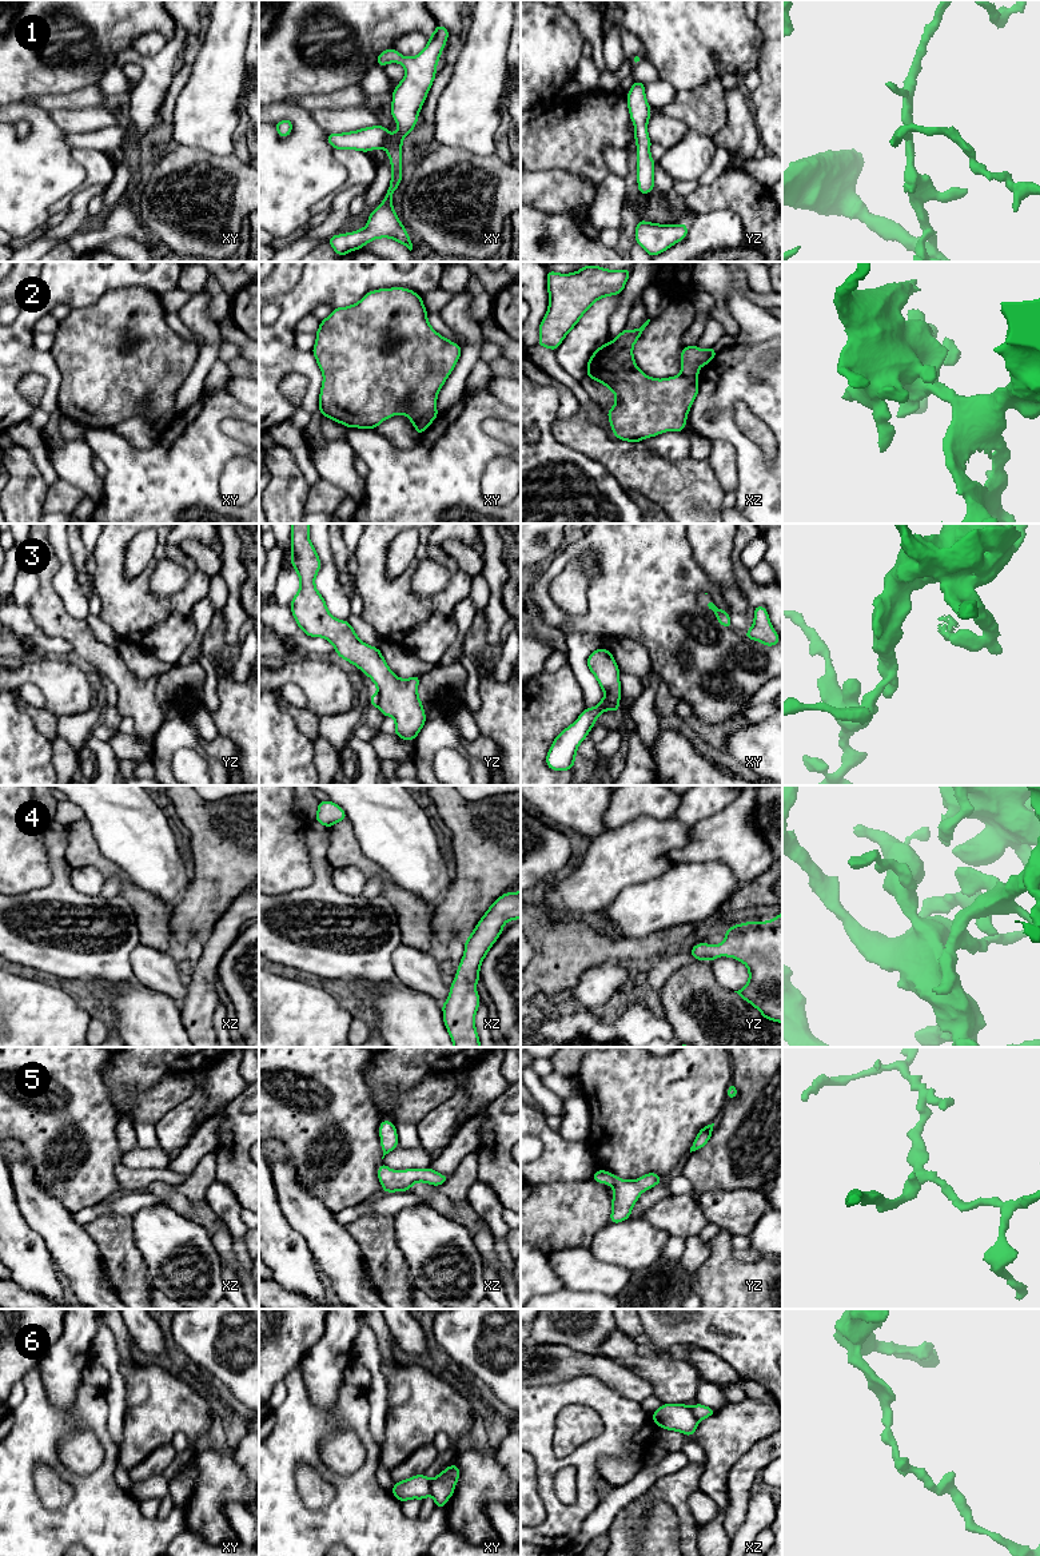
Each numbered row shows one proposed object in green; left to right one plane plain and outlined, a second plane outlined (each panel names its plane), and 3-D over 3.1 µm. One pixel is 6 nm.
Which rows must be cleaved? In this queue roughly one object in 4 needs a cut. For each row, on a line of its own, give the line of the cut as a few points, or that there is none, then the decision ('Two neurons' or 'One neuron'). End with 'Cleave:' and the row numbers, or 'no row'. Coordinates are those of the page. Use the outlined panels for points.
1: No split. One neuron
2: Split along xy (431, 421), (421, 421), (414, 426). Two neurons
3: Split along xy (605, 696), (604, 709). Two neurons
4: No split. One neuron
5: No split. One neuron
6: Split along xy (431, 1480), (429, 1493). Two neurons
Cleave: 2, 3, 6

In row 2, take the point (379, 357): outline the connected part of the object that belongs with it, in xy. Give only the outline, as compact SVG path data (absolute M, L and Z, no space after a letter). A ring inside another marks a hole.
M409 288L368 291L358 303L336 307L320 321L312 354L323 373L319 411L347 427L376 429L384 419L405 414L414 425L438 417L437 395L455 367L462 347L439 335L427 321L422 297Z

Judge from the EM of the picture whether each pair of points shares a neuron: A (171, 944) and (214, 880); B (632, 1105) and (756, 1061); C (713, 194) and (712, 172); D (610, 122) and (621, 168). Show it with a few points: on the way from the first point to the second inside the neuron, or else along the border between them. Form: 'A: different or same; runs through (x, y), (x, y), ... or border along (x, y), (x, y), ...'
A: different; border along (172, 908), (170, 919), (171, 935), (180, 947)
B: different; border along (730, 1061), (733, 1081)
C: different; border along (721, 172), (710, 183), (698, 186)
D: different; border along (625, 147), (604, 148), (609, 172)

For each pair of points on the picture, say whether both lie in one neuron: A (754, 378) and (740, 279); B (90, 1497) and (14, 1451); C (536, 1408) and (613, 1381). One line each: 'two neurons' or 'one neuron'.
A: two neurons
B: one neuron
C: two neurons

